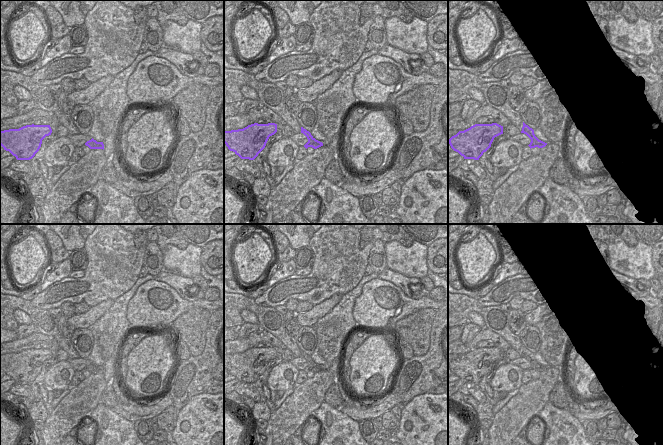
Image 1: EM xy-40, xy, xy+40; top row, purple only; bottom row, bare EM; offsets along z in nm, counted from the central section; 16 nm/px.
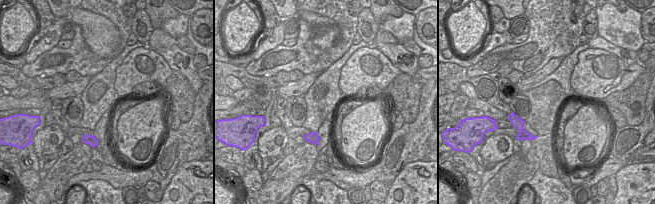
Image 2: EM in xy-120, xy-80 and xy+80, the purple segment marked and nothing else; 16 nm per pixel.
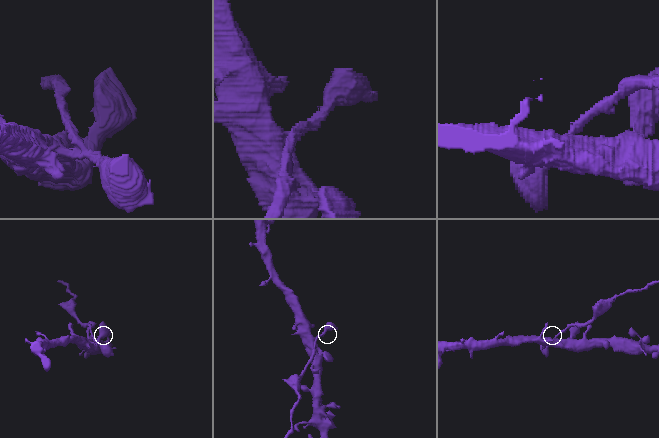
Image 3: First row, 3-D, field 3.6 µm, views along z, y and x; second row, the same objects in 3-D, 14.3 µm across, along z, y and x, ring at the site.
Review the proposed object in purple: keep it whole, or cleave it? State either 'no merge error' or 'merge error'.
merge error

